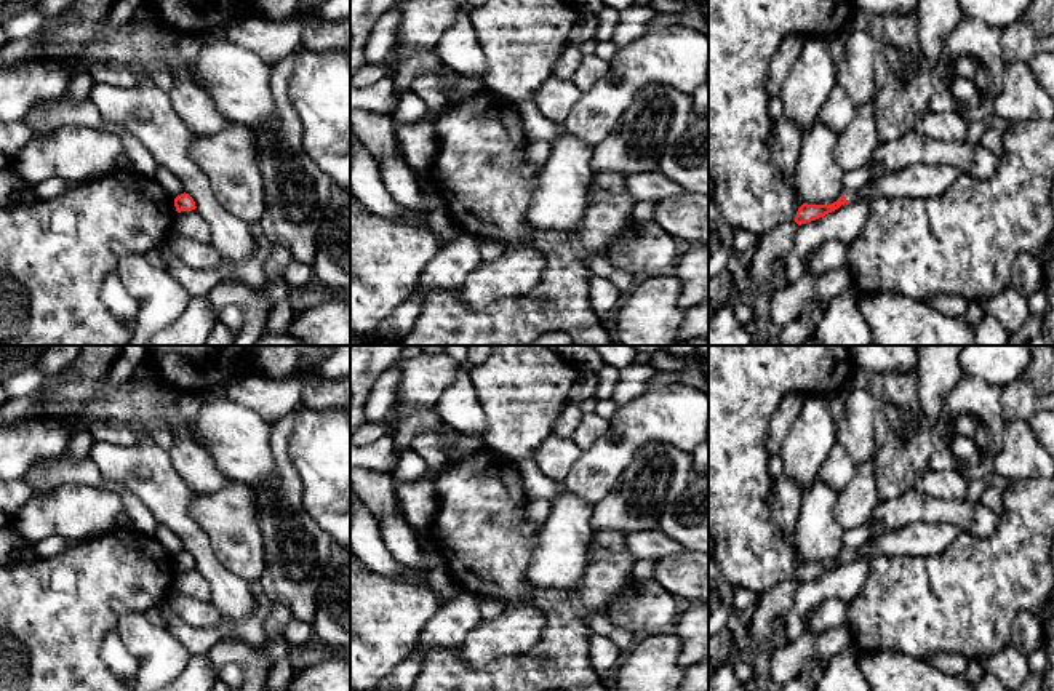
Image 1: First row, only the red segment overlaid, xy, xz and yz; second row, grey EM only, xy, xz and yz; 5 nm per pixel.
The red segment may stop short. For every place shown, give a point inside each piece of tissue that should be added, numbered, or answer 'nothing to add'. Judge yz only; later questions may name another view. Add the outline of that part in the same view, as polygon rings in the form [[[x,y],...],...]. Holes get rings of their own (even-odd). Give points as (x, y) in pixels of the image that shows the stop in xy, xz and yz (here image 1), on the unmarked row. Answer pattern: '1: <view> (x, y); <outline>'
1: yz (920, 539); [[[913,523],[891,529],[876,541],[844,550],[848,561],[888,557],[929,557],[945,552],[963,531],[950,523]]]

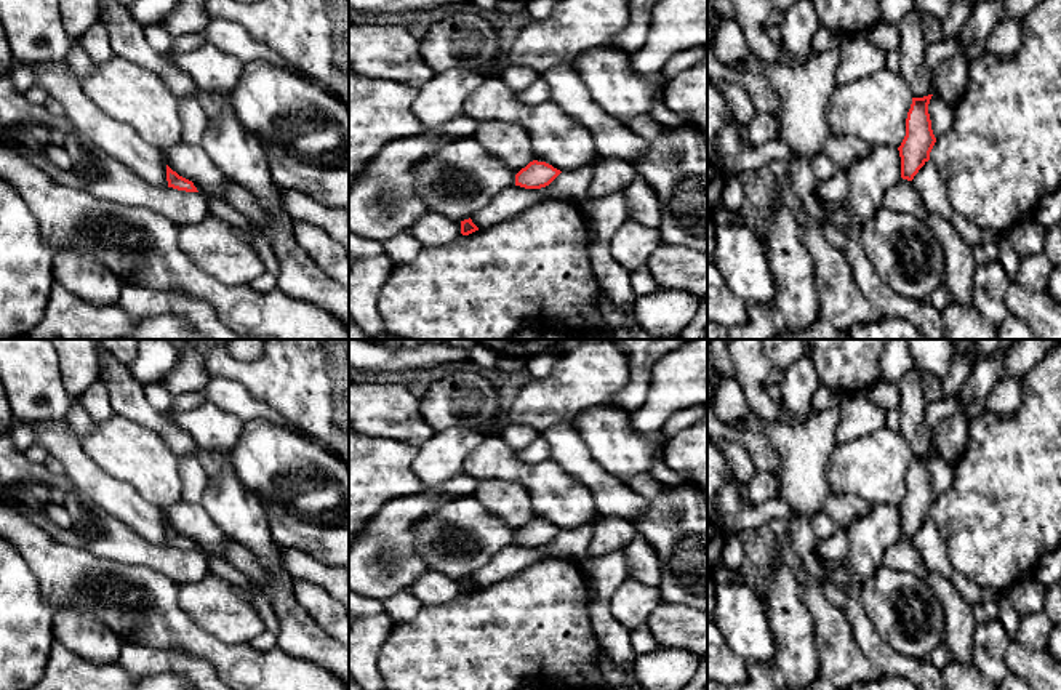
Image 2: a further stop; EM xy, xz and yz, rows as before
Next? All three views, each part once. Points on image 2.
nothing to add

